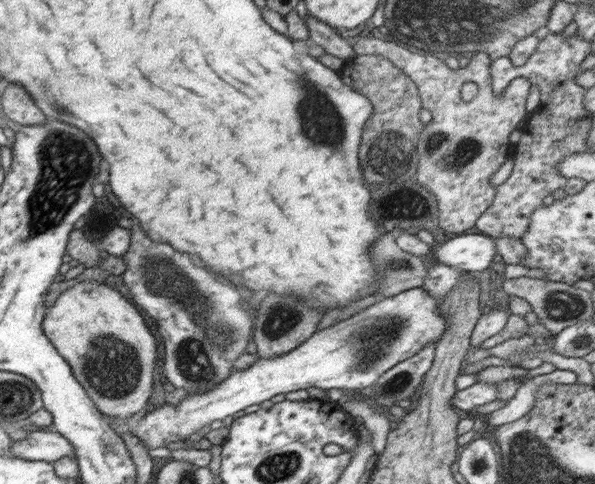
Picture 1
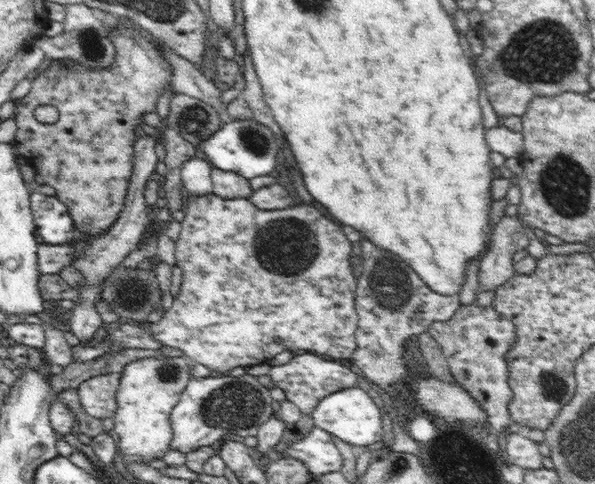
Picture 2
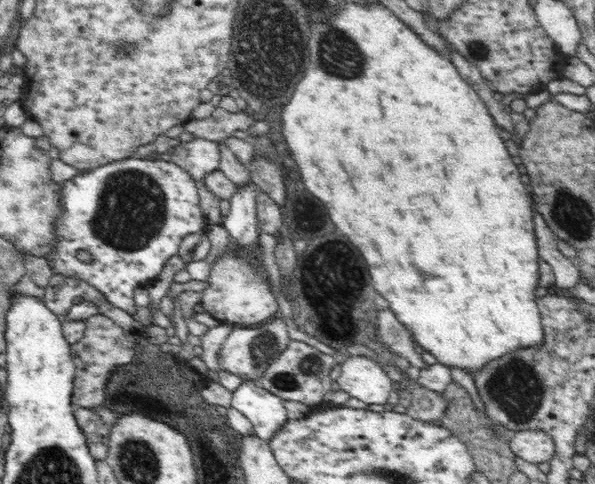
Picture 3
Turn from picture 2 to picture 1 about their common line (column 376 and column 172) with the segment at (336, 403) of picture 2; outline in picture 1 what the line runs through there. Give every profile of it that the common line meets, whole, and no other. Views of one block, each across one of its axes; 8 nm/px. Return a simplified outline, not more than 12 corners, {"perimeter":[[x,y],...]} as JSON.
{"perimeter":[[422,287],[130,424],[148,451],[276,394],[358,390],[437,344]]}

